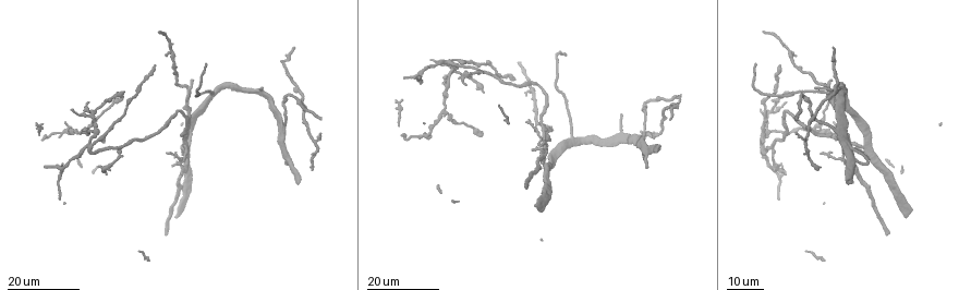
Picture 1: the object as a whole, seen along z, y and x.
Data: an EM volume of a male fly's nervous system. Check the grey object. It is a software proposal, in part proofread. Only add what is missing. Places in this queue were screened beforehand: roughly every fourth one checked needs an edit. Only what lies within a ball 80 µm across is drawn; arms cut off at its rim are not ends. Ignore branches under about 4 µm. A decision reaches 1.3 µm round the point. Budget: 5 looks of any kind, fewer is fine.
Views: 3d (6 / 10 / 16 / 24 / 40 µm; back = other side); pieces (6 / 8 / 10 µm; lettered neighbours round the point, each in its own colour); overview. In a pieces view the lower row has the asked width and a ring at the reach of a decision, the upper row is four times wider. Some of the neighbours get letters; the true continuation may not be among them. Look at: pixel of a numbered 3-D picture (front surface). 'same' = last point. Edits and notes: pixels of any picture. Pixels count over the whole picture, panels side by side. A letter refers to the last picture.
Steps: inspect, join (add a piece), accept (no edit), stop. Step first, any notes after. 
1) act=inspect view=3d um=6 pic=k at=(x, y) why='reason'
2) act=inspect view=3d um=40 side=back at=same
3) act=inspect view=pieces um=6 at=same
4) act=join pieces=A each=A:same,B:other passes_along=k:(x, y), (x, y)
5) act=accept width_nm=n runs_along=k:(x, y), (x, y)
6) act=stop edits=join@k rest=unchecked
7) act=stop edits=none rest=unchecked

act=inspect view=3d um=16 pic=1 at=(171, 165) why='thin end'

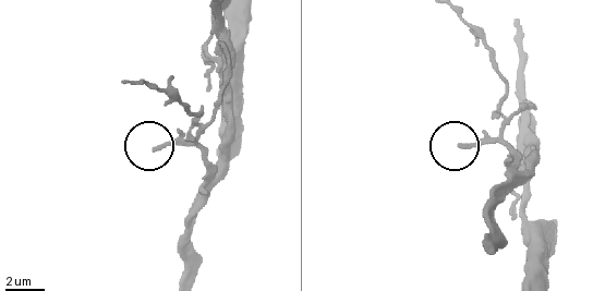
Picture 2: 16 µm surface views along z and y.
act=inspect view=3d um=10 pic=2 at=(156, 148)

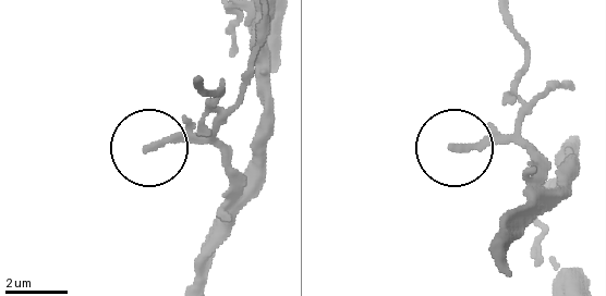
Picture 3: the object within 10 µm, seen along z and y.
act=inspect view=pieces um=10 pic=3 at=(452, 149)

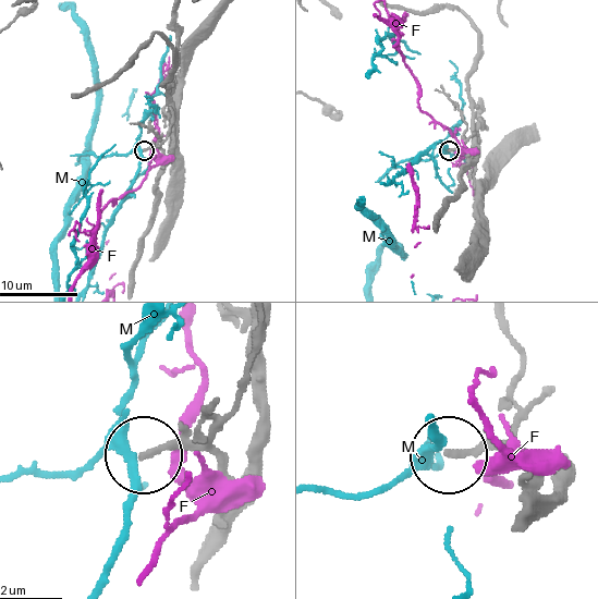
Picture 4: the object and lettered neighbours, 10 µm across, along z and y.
act=accept each=F:other,M:other found='none of them fits'

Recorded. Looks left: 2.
act=inspect view=3d um=24 pic=1 at=(262, 89) why='branch stops here'

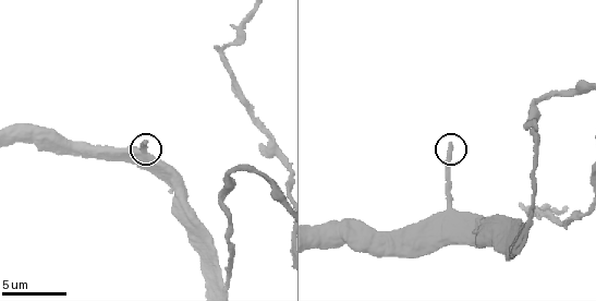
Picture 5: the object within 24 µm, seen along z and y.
act=inspect view=pieces um=8 pic=5 at=(451, 145)

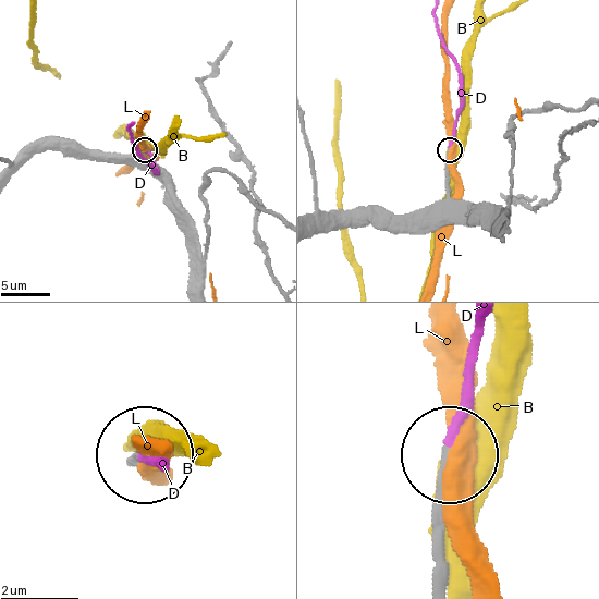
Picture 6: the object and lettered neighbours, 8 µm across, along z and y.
act=join pieces=D each=B:other,D:same,L:other passes_along=6:(447, 174), (462, 102), (460, 68), (436, 16) found='the neuron continues'

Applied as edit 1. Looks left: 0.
act=stop edits=join@6 rest=unchecked

